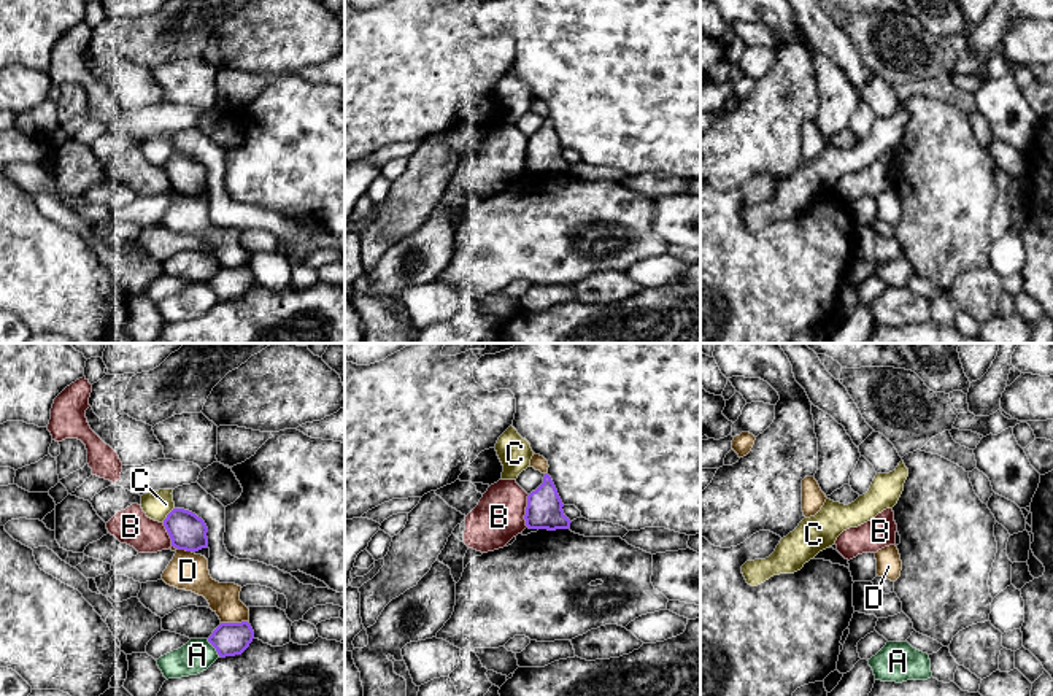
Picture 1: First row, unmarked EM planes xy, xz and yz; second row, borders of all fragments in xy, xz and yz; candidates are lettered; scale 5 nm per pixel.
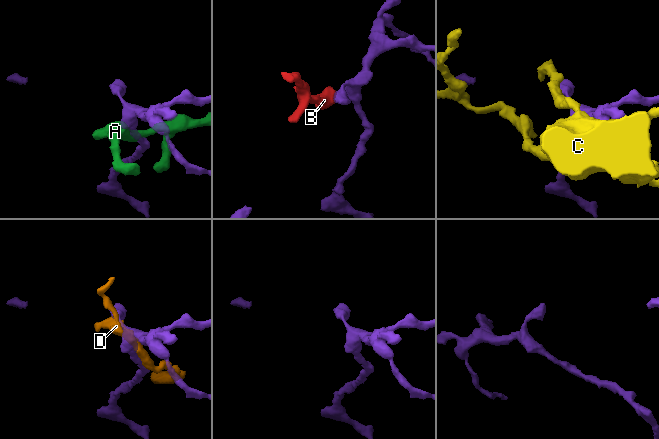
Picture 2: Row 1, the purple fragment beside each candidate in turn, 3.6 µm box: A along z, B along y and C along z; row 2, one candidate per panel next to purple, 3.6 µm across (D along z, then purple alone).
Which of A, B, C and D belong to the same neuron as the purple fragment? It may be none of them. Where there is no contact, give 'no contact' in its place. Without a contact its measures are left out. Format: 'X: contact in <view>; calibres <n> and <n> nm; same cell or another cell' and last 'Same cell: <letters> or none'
A: contact in xy; calibres 170 and 170 nm; another cell
B: contact in xz; calibres 180 and 260 nm; another cell
C: contact in xy; calibres 180 and 140 nm; another cell
D: contact in xy; calibres 170 and 160 nm; another cell
Same cell: none

